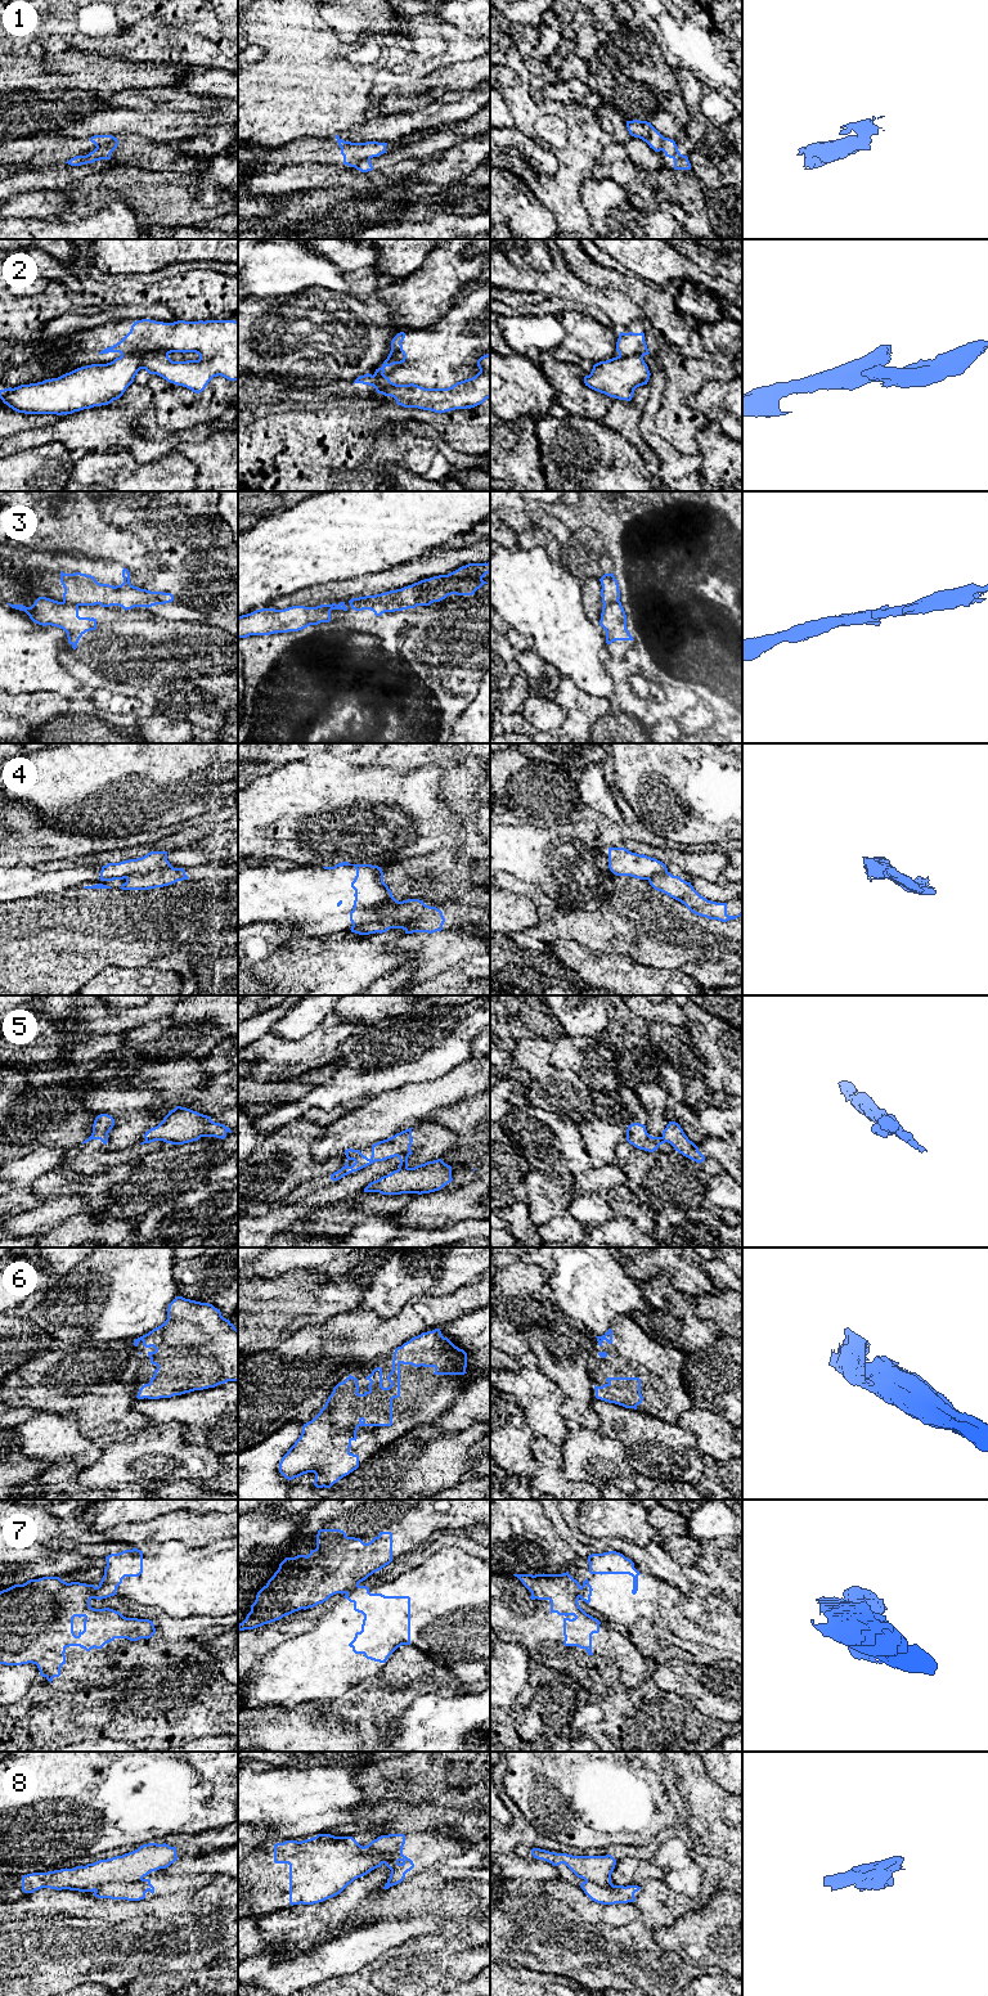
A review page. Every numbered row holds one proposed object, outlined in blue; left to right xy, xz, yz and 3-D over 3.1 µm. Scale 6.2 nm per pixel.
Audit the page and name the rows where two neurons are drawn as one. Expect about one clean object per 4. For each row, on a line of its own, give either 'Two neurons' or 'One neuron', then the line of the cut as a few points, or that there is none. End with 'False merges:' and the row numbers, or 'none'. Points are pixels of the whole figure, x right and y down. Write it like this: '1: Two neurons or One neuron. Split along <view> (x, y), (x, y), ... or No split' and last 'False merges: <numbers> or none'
1: Two neurons. Split along xz (369, 158), (347, 165)
2: Two neurons. Split along xy (121, 355), (138, 355), (143, 368)
3: Two neurons. Split along xy (63, 601), (79, 605)
4: Two neurons. Split along xz (400, 902), (389, 904), (371, 921), (353, 925)
5: Two neurons. Split along xz (407, 1167), (399, 1169)
6: One neuron. No split
7: Two neurons. Split along xz (358, 1583), (345, 1592)
8: Two neurons. Split along xy (142, 1878), (134, 1882), (107, 1882), (95, 1891)
False merges: 1, 2, 3, 4, 5, 7, 8

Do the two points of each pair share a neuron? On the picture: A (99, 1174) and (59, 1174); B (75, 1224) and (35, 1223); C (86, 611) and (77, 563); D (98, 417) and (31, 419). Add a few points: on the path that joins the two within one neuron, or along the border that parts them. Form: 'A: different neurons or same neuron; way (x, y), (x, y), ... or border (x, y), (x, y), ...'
A: same neuron; way (89, 1174), (70, 1174)
B: different neurons; border (85, 1210), (68, 1217), (44, 1233)
C: different neurons; border (79, 605), (94, 606)
D: different neurons; border (64, 416), (49, 425), (31, 430)

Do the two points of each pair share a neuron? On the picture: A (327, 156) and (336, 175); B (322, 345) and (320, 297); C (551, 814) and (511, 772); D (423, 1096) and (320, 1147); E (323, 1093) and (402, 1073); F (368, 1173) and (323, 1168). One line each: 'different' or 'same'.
A: different
B: same
C: same
D: same
E: same
F: different

